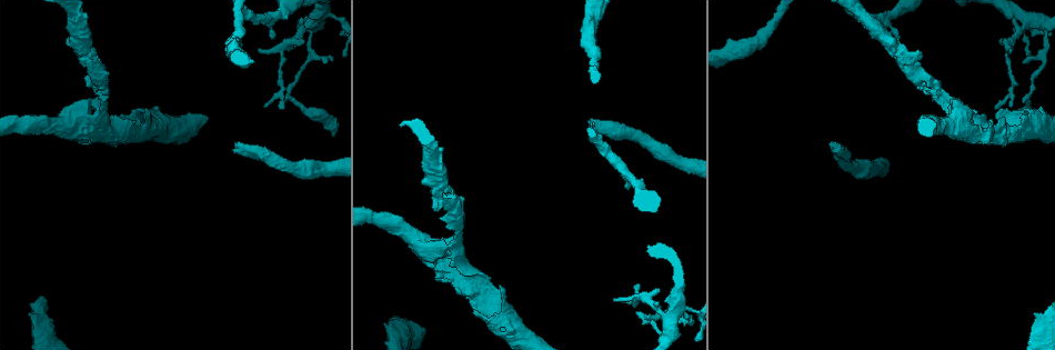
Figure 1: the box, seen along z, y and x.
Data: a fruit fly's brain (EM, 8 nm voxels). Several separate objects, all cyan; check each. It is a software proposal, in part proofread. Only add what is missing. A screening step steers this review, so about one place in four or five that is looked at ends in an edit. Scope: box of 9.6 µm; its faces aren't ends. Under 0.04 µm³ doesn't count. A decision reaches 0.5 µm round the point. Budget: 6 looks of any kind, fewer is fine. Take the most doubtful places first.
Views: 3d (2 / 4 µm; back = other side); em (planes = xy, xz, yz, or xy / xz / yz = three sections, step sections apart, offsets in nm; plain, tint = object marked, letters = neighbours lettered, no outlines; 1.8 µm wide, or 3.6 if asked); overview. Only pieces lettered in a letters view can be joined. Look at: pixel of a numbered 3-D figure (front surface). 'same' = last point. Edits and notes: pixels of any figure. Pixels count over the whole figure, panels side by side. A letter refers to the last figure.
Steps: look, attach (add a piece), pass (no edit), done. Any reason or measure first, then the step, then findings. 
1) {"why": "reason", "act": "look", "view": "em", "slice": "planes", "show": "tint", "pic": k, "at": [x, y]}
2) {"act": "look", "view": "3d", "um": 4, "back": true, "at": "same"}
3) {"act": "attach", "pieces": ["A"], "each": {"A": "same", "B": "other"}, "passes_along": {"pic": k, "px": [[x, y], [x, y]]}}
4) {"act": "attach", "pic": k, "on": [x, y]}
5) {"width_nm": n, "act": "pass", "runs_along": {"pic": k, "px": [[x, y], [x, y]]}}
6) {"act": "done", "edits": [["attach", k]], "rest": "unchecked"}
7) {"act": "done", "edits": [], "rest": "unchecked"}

{"why": "thick end", "act": "look", "view": "3d", "um": 2, "pic": 1, "at": [235, 144]}

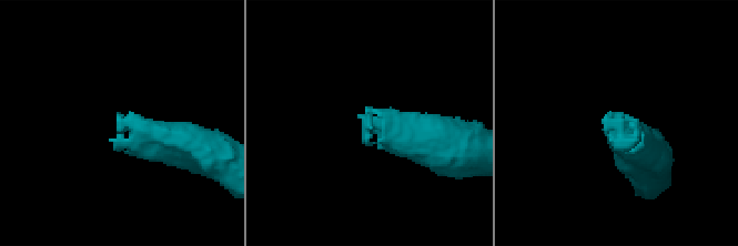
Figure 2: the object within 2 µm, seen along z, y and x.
{"why": "now the EM", "act": "look", "view": "em", "slice": "planes", "show": "tint", "pic": 2, "at": [121, 124]}

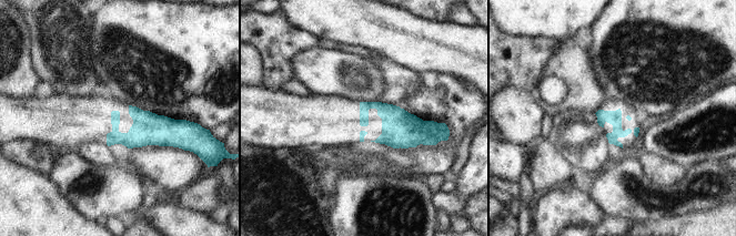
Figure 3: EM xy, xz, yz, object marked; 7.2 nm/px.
{"why": "see the neighbours", "act": "look", "view": "em", "slice": "planes", "show": "letters", "at": "same"}

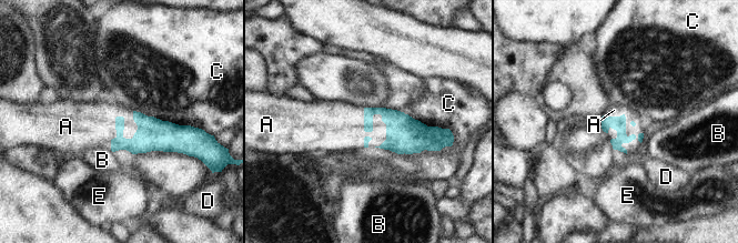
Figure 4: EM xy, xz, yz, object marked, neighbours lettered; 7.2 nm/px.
{"act": "attach", "pieces": ["A"], "each": {"A": "same", "B": "other", "C": "other", "D": "other", "E": "other"}, "passes_along": {"pic": 4, "px": [[153, 134], [123, 124], [89, 127]]}, "found": "it goes on there"}

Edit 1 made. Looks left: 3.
{"why": "an open end", "act": "look", "view": "em", "slice": "planes", "show": "plain", "pic": 1, "at": [899, 38]}

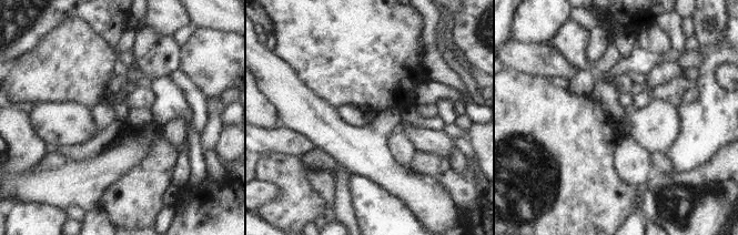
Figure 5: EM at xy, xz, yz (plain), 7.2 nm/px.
{"why": "what lies round it", "act": "look", "view": "em", "slice": "planes", "show": "letters", "at": "same"}

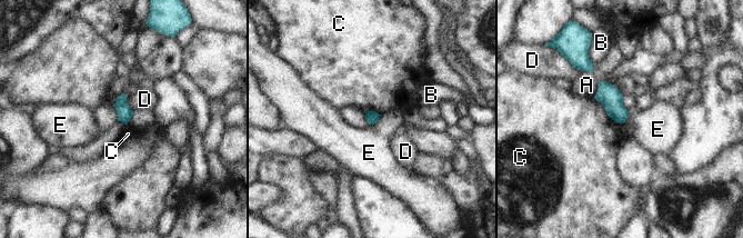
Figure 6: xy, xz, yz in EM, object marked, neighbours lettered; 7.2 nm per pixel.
{"longest_contact_nm": ["C", 260], "act": "pass", "each": {"A": "other", "B": "other", "C": "other", "D": "other", "E": "other"}, "found": "no lettered piece goes on from it"}

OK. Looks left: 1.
{"why": "an open end", "act": "look", "view": "em", "slice": "planes", "show": "letters", "pic": 1, "at": [613, 300]}

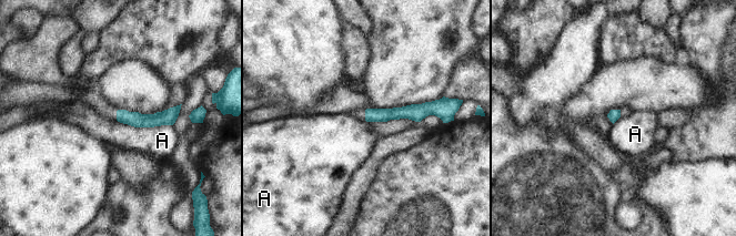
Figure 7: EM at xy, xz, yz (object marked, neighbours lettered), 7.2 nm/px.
{"act": "pass", "each": {"A": "other"}, "found": "none of them fits"}

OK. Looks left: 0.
{"act": "done", "edits": [["attach", 4]], "rest": "unchecked"}

